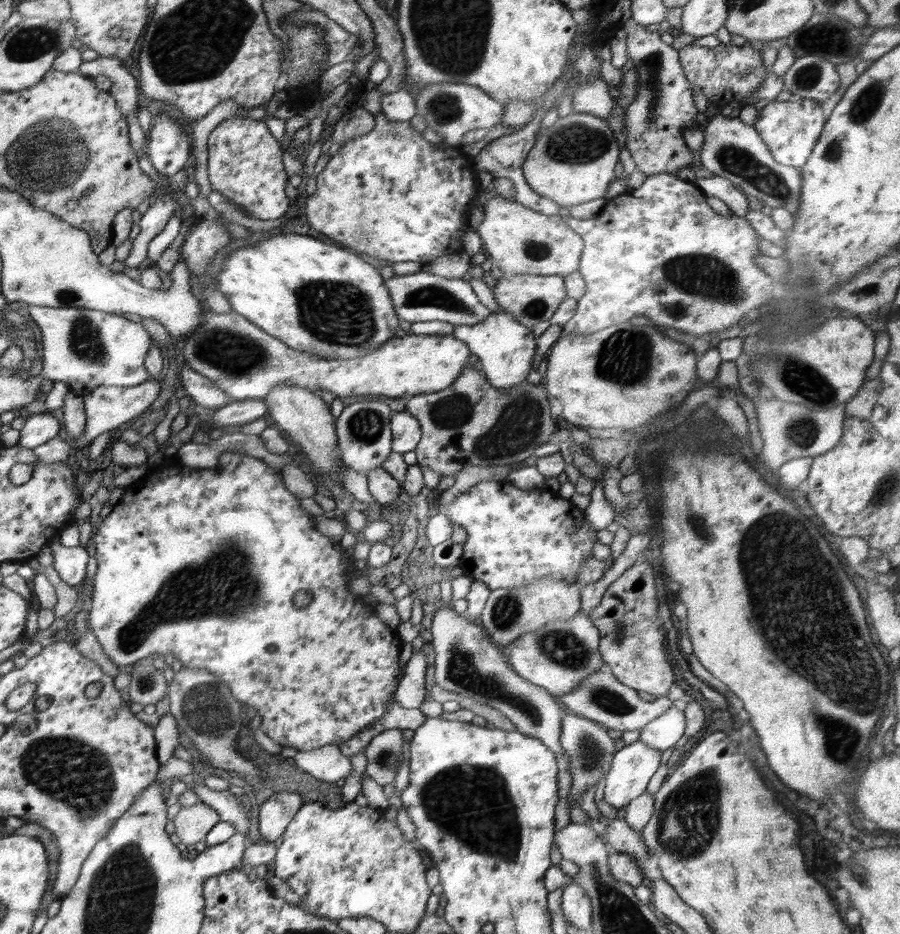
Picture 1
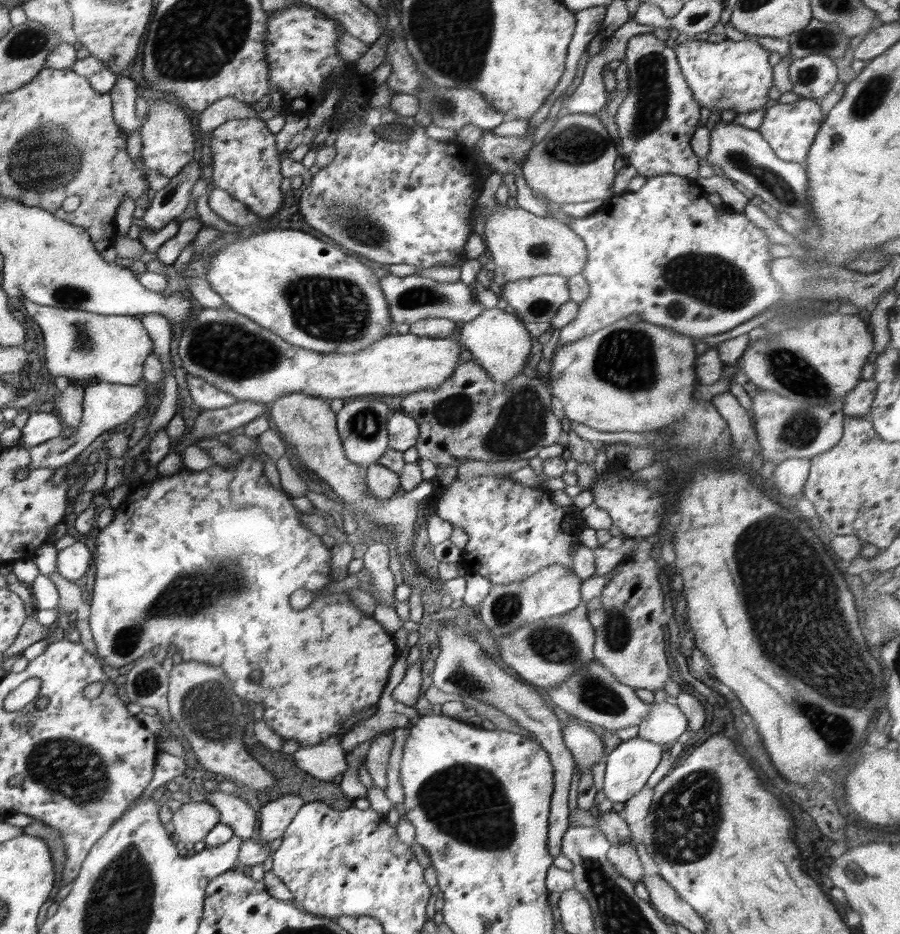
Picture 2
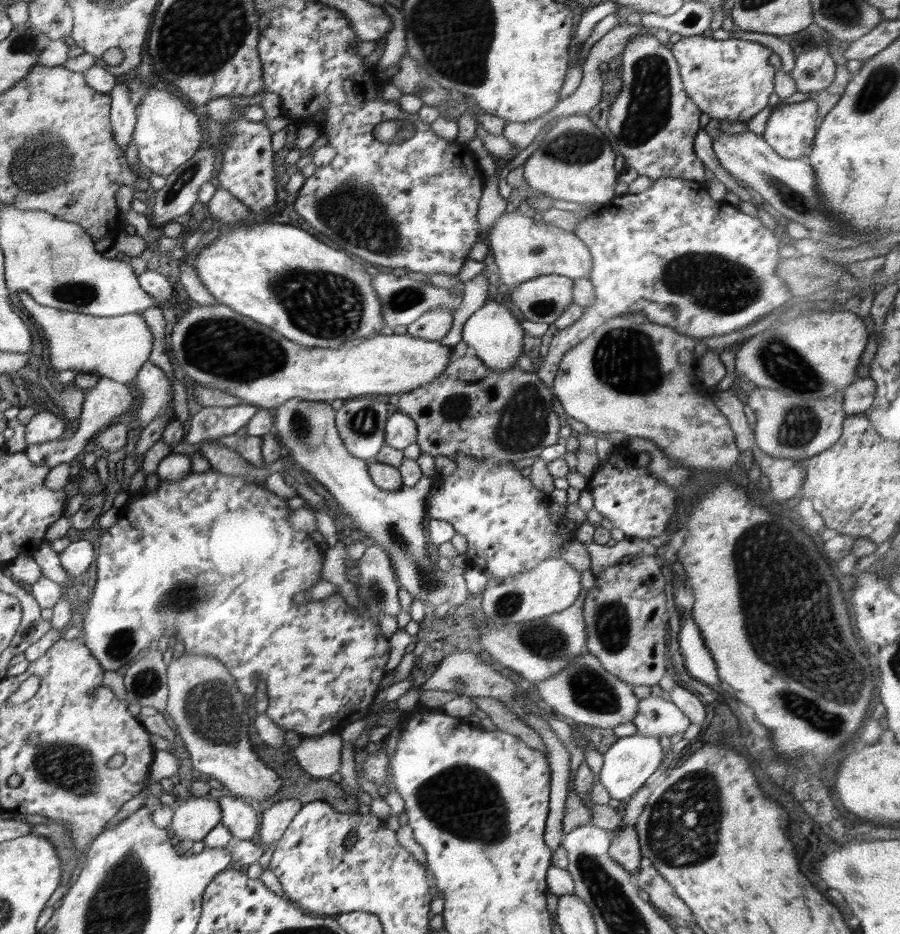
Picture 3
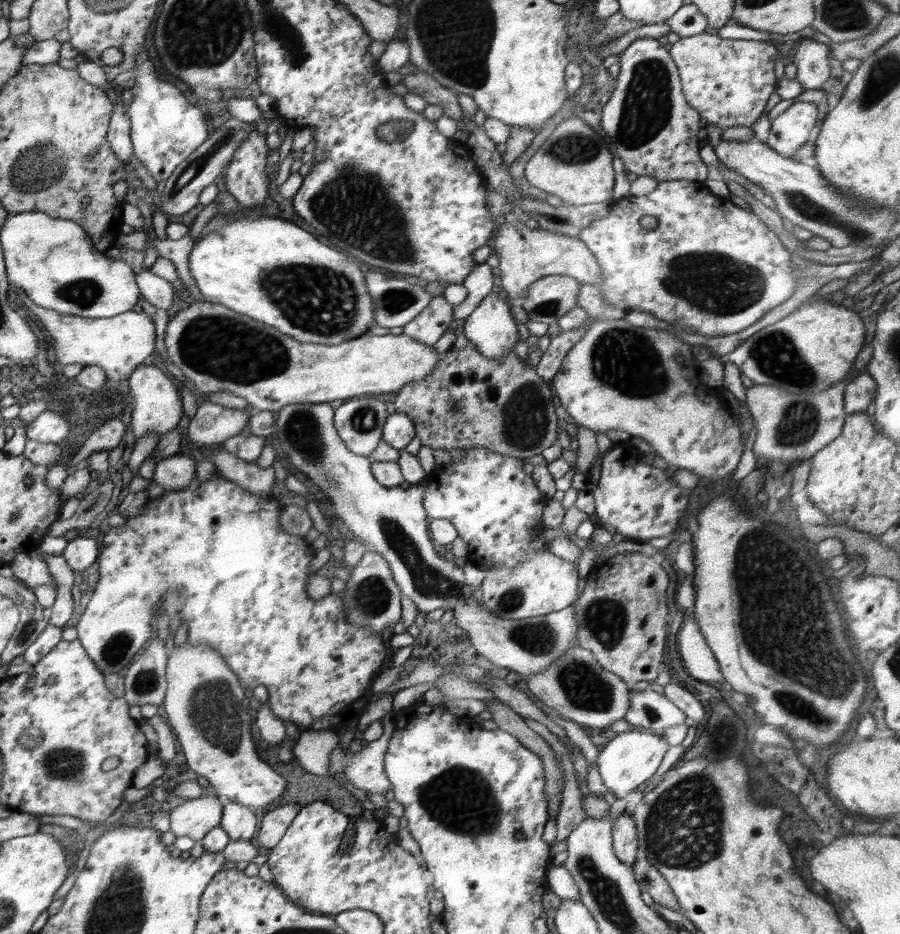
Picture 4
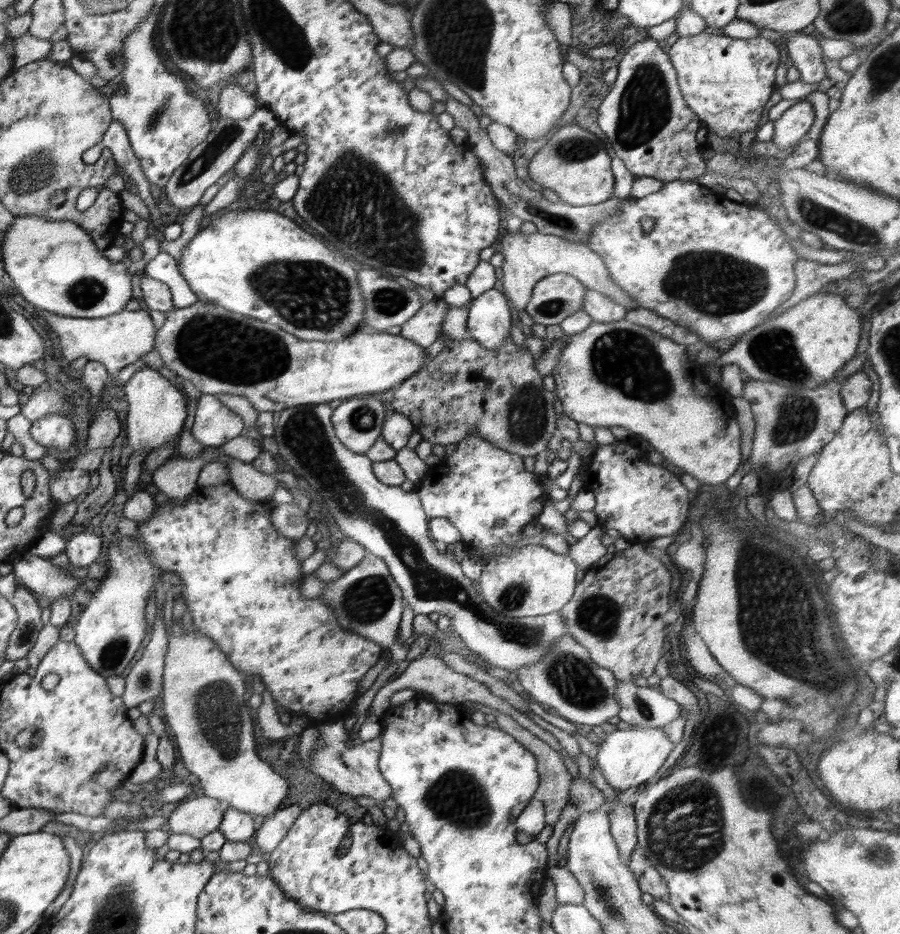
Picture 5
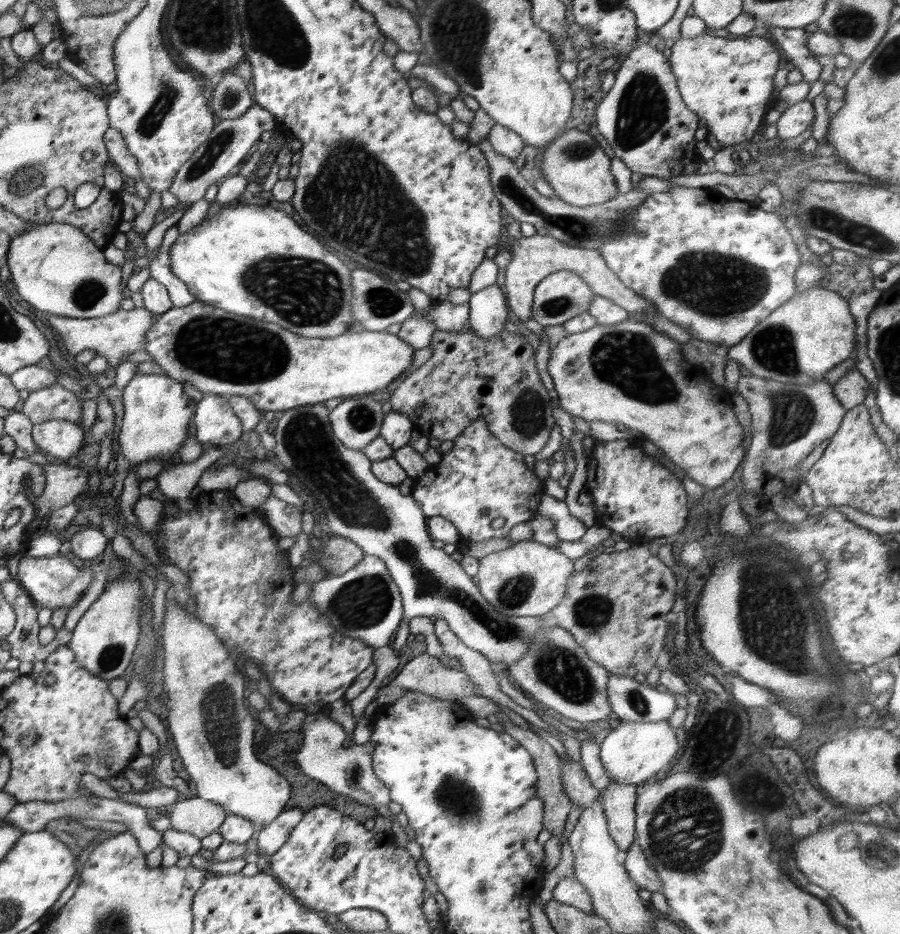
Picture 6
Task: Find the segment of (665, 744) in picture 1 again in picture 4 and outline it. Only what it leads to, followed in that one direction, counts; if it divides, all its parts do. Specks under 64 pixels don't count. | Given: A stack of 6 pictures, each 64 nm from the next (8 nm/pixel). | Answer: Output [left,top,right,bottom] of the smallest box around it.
[625,688,686,732]

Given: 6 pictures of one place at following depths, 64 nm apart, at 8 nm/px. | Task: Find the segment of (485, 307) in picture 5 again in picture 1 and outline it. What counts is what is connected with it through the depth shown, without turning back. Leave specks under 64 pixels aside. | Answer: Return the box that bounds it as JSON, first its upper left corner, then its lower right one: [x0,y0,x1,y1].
[451,311,536,388]

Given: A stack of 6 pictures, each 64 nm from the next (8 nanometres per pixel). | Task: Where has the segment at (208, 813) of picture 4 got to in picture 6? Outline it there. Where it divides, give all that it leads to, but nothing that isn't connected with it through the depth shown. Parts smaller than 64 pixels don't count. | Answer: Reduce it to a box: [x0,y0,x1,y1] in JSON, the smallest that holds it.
[168,796,227,839]

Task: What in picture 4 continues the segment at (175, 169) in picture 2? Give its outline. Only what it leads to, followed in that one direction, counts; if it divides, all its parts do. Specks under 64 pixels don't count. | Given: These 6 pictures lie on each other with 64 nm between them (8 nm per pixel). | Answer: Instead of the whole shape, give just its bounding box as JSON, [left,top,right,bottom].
[125,44,211,182]

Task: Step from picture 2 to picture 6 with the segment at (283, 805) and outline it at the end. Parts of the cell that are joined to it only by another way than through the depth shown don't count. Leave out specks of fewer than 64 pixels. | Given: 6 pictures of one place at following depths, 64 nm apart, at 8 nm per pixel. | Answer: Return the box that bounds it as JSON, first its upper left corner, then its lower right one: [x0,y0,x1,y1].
[257,808,303,857]

